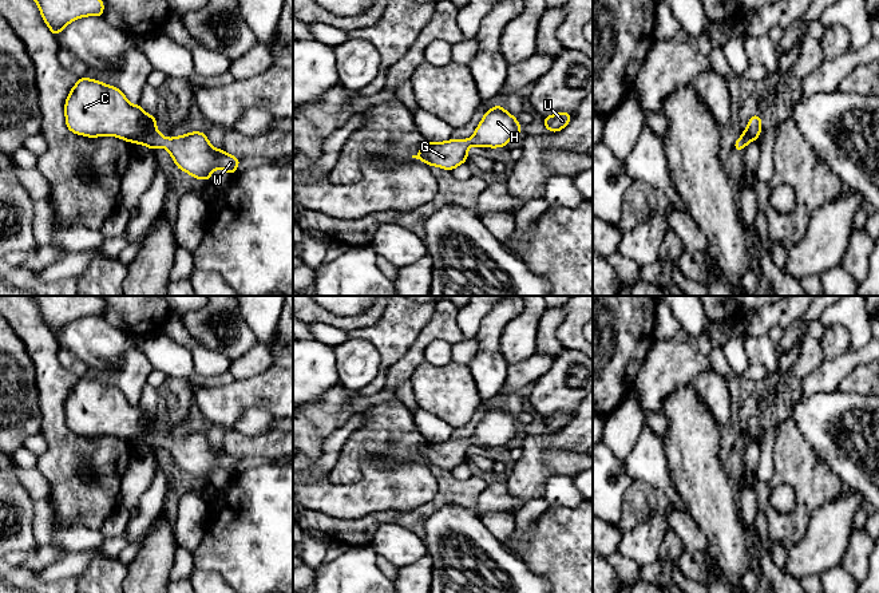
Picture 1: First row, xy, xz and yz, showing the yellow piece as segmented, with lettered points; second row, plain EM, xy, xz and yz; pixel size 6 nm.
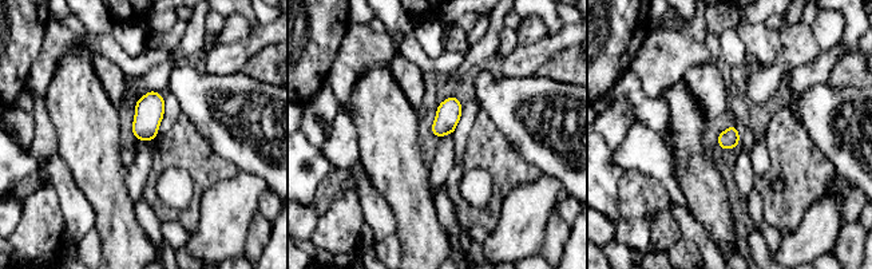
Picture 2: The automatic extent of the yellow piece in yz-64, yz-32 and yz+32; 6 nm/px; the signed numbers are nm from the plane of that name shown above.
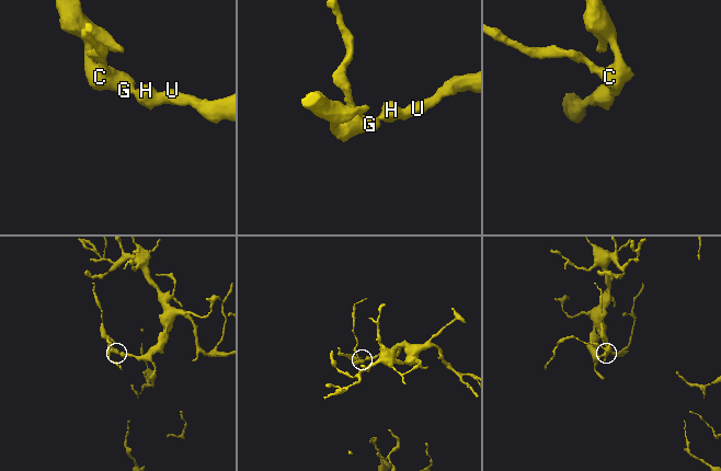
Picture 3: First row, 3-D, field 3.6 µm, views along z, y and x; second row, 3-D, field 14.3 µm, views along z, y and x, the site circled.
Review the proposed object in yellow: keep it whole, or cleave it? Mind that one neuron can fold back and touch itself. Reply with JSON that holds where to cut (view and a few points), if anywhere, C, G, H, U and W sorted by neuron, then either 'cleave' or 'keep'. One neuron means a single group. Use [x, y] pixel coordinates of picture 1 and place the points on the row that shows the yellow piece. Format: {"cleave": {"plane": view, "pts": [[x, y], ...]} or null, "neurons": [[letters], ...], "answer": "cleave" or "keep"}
{"cleave": null, "neurons": [["C", "G", "H", "U", "W"]], "answer": "keep"}

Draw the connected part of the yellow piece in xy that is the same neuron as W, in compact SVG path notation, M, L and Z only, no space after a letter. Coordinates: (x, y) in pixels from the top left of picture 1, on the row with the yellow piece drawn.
M86 76L71 88L64 114L66 126L74 134L112 135L151 150L166 147L177 167L197 179L209 182L217 169L235 175L242 161L223 149L215 150L206 133L193 131L167 139L157 130L155 114L147 115L139 103L132 106L118 87Z

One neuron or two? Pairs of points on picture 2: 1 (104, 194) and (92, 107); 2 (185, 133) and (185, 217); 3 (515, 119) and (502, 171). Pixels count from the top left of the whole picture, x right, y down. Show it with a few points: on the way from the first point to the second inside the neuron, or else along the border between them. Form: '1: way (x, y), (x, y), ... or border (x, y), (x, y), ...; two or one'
1: way (98, 173), (92, 158), (92, 129); one
2: way (193, 154), (198, 159), (197, 196); one
3: border (490, 118), (506, 139), (532, 163); two

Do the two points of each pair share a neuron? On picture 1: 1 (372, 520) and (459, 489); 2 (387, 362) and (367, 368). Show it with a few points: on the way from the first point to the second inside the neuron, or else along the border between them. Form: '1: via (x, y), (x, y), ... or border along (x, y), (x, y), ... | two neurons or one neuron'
1: via (394, 517), (418, 517), (438, 501) | one neuron
2: border along (363, 337), (375, 347), (381, 368) | two neurons

